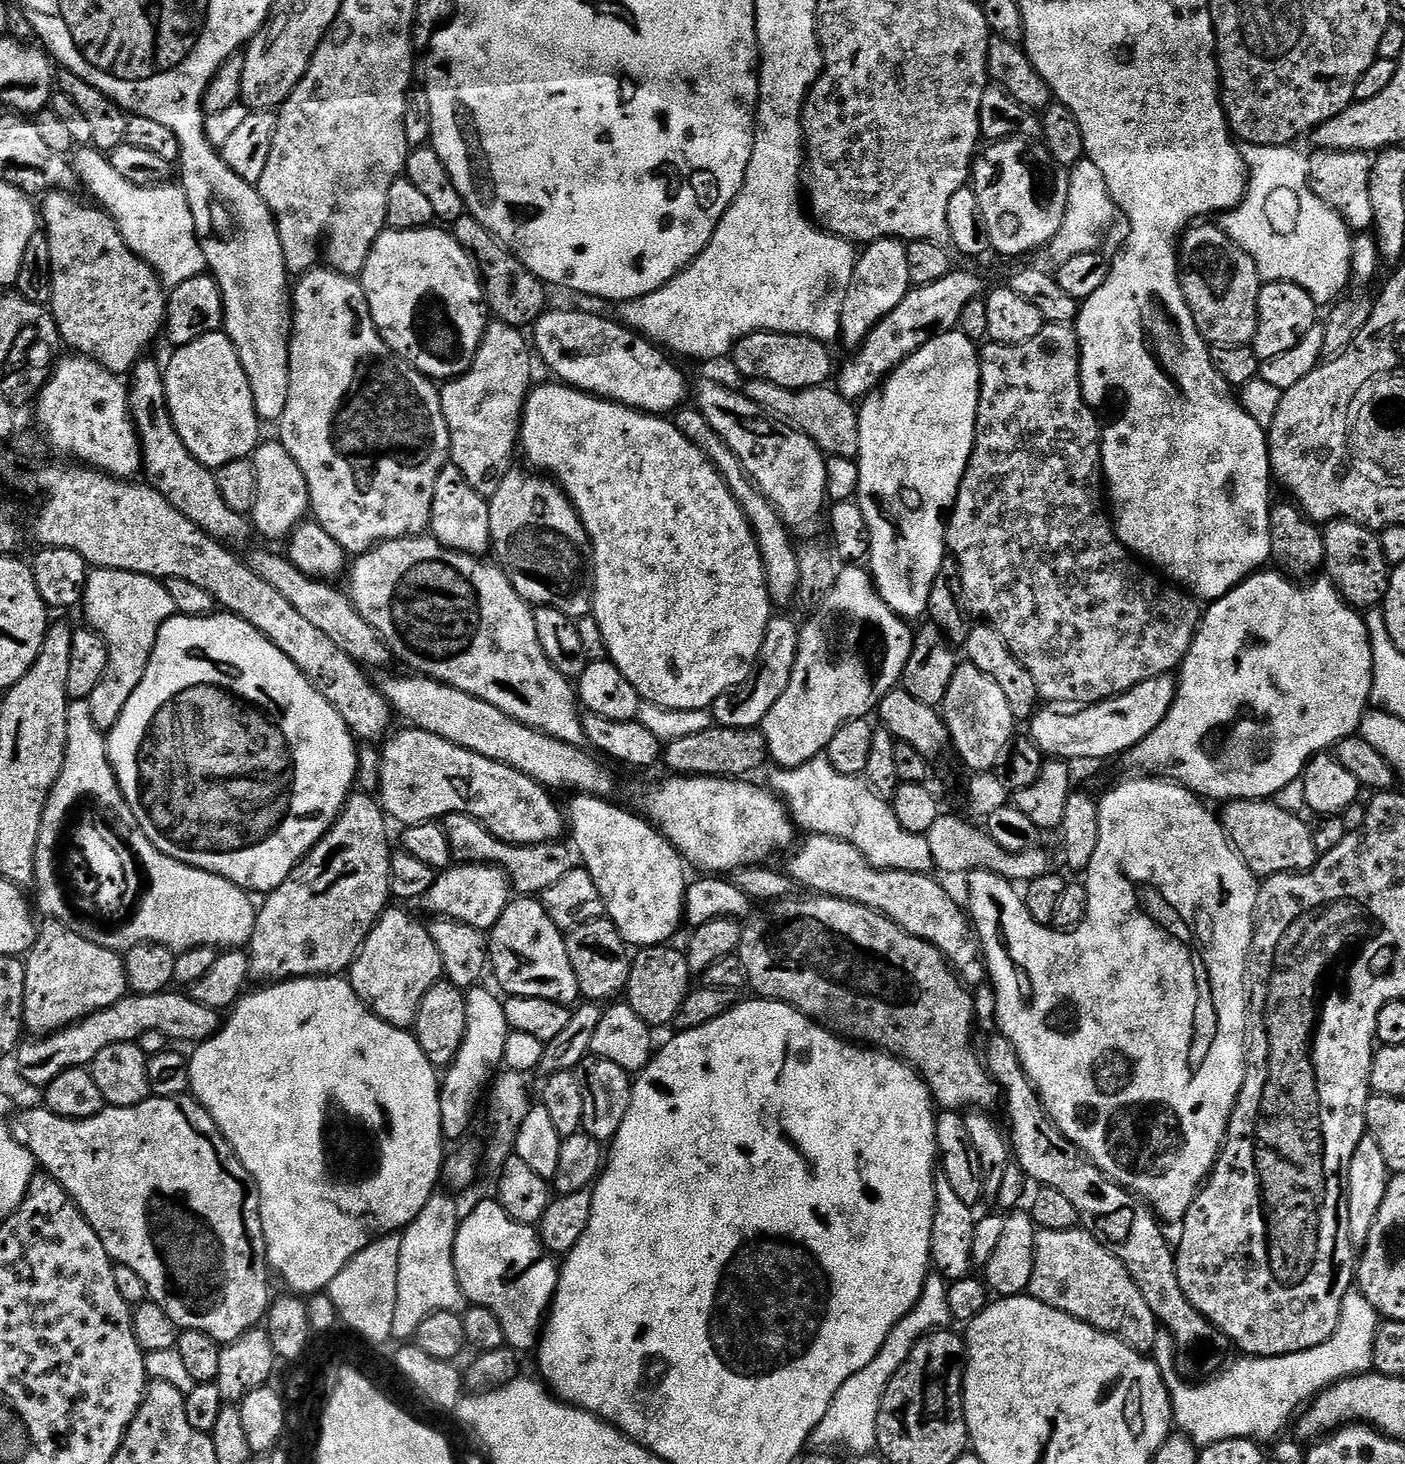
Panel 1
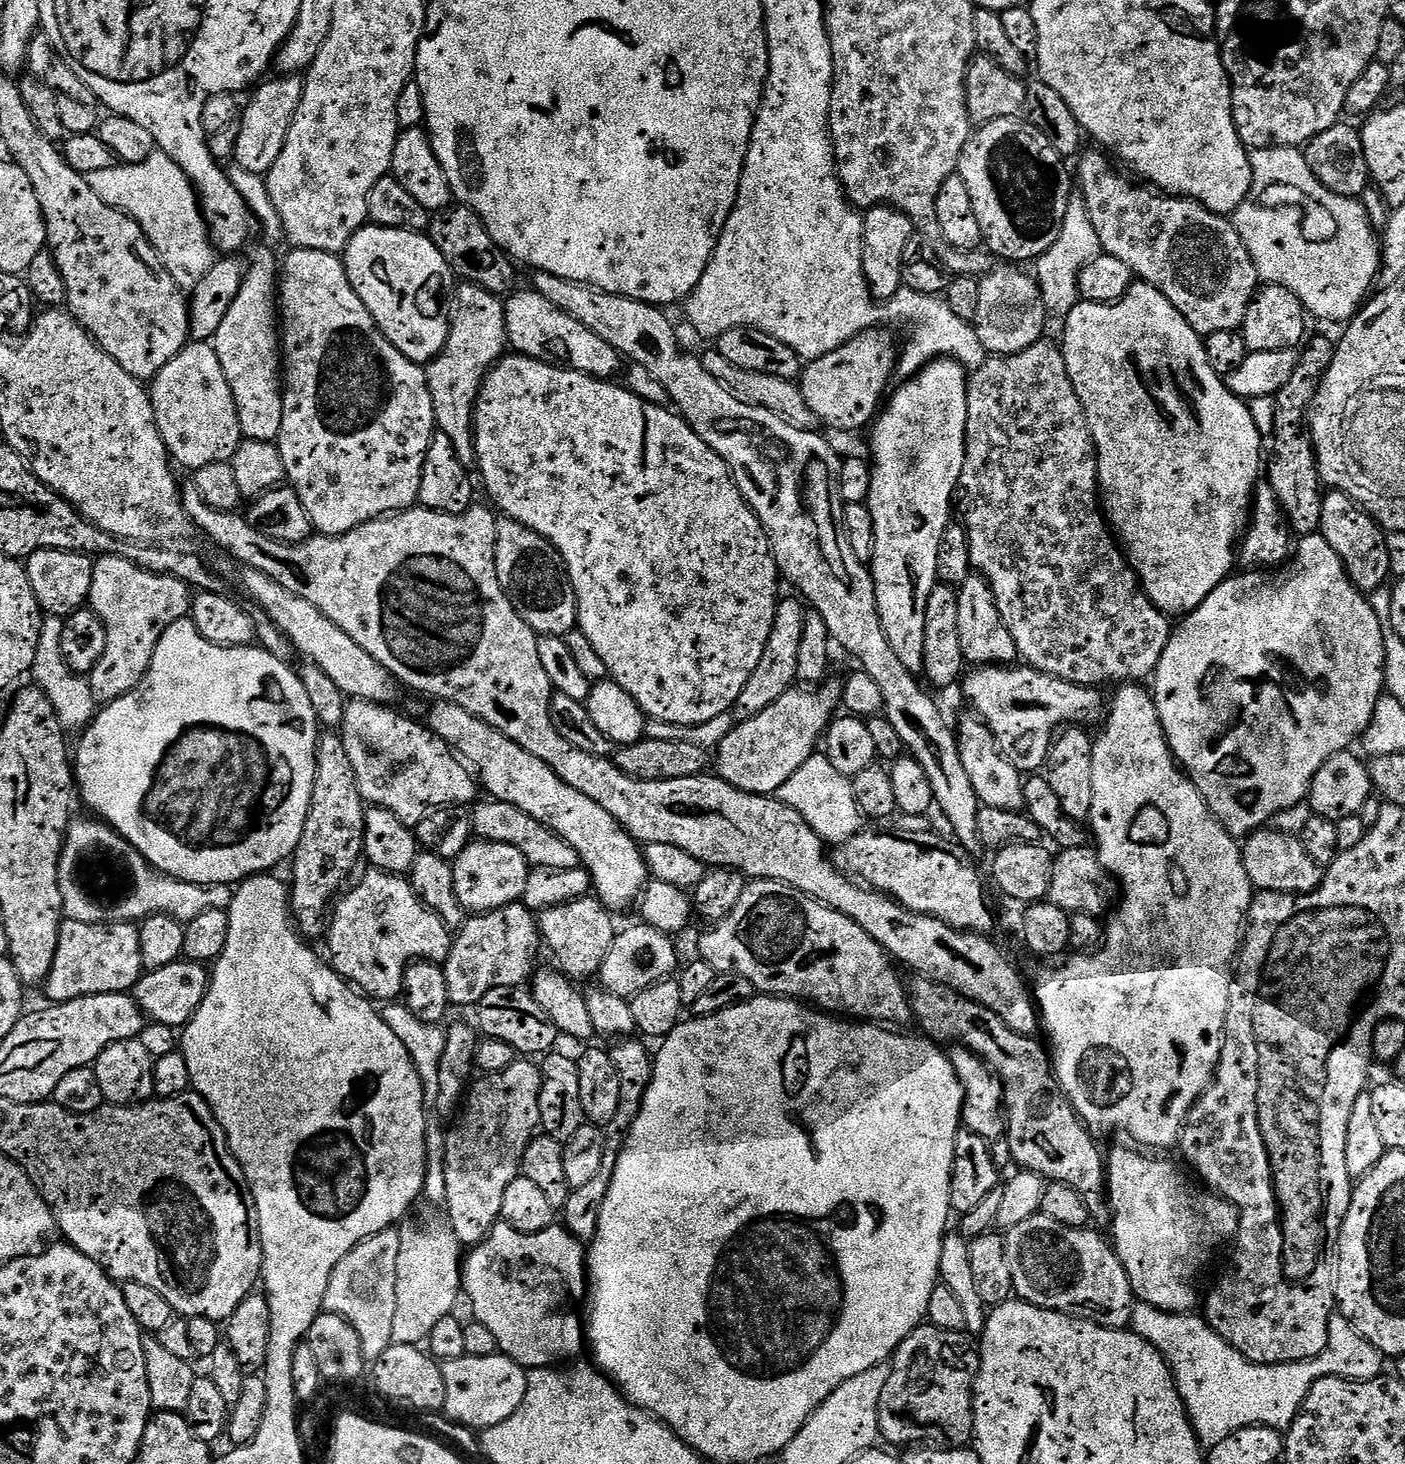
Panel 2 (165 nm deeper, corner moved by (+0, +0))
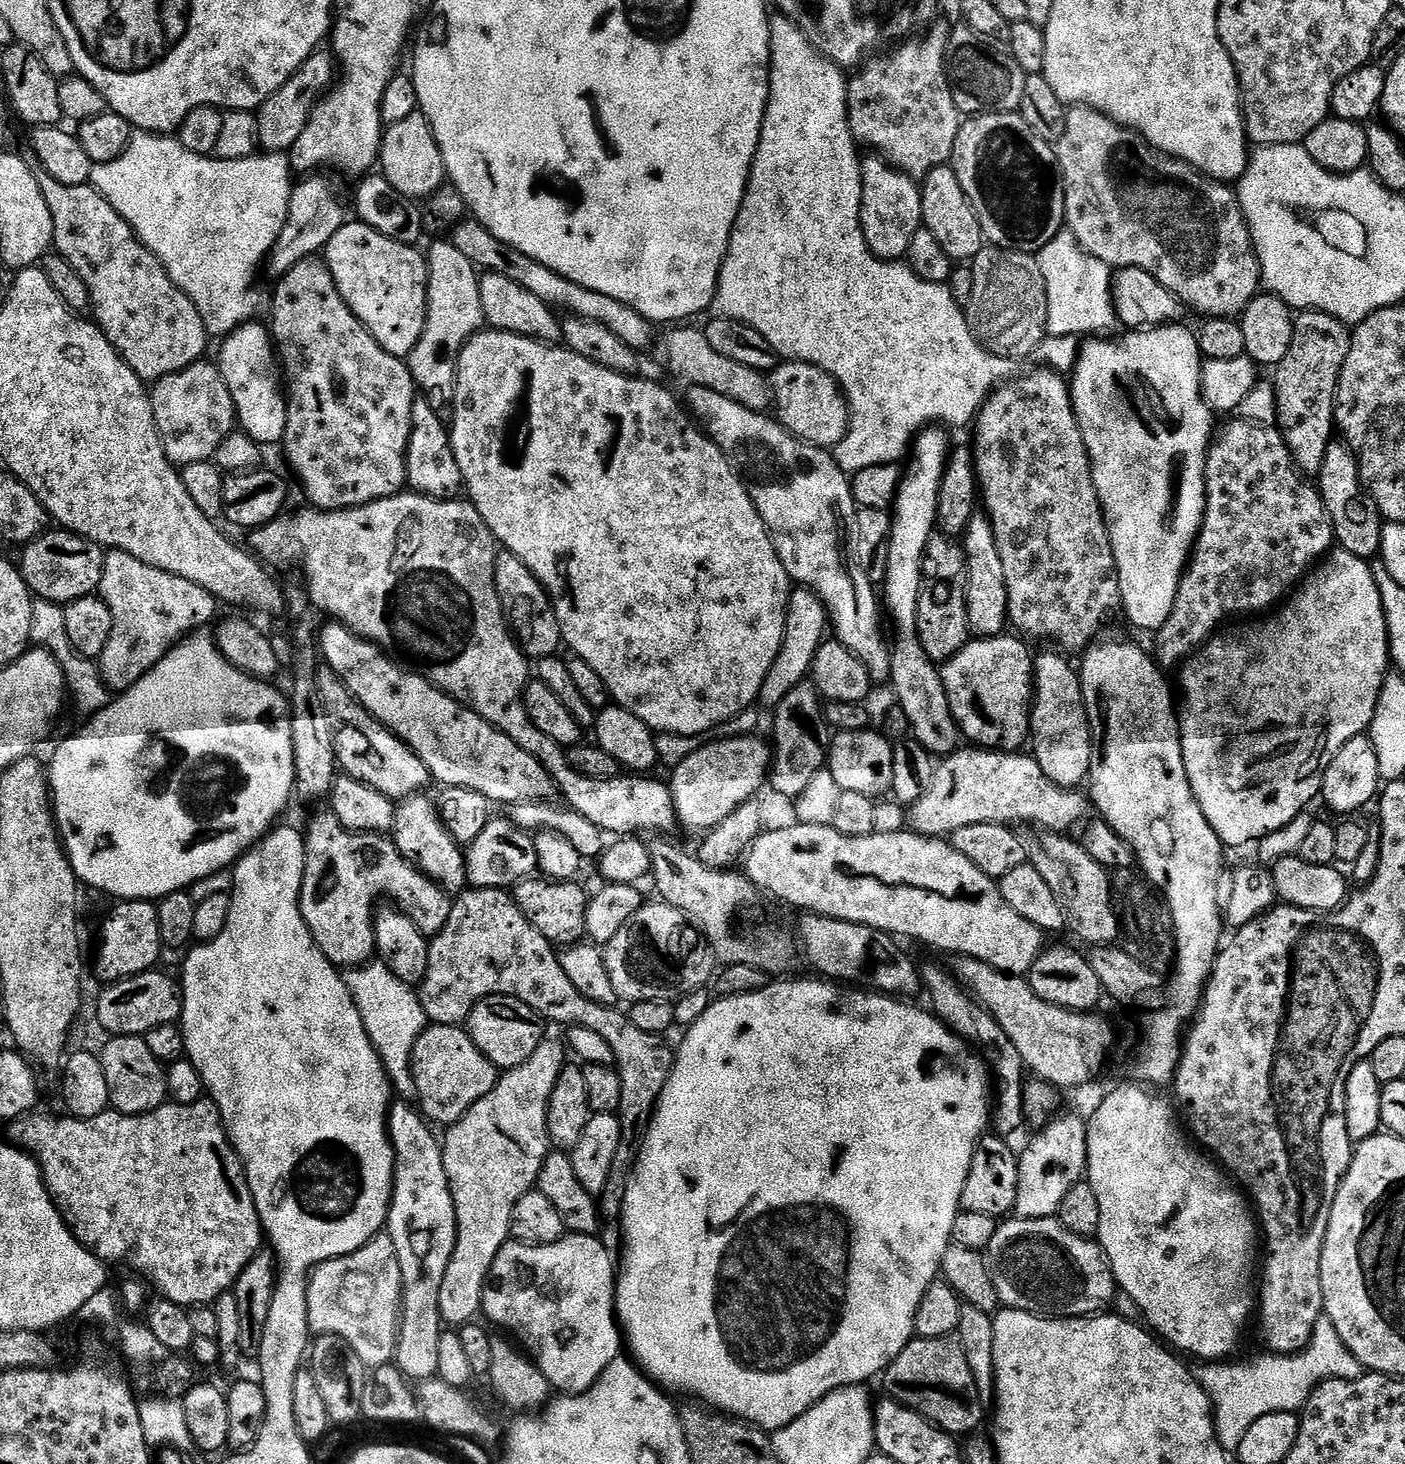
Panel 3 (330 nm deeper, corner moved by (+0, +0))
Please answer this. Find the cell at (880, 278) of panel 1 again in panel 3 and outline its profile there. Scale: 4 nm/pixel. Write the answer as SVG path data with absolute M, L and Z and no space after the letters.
M879 158L865 159L860 166L862 206L860 225L866 238L866 246L879 260L903 261L910 250L914 234L924 222L920 184L913 177L887 164Z

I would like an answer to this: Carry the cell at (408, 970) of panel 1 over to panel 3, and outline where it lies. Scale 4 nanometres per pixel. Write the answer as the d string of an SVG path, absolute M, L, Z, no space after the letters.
M331 810L320 812L306 827L304 838L304 877L300 890L300 913L322 950L322 954L337 969L359 968L376 956L376 939L372 929L372 918L378 901L376 896L389 896L391 903L405 912L431 938L440 932L450 918L453 897L438 887L426 874L422 874L398 850L396 841L379 832L348 832L340 825L338 818Z

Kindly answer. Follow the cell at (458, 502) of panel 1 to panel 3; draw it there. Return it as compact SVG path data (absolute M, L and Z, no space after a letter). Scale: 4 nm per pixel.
M417 398L412 403L412 433L408 438L408 450L404 458L404 470L407 476L406 484L413 492L428 496L432 500L450 500L459 497L464 479L458 470L458 464L452 454L451 437L445 421L430 406L430 402Z

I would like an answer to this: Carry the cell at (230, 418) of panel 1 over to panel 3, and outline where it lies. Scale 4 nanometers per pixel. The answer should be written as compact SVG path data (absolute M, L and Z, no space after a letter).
M201 362L186 366L186 370L178 370L169 376L155 381L151 385L152 409L154 410L154 422L164 444L166 458L172 464L183 466L211 461L216 455L218 446L237 427L236 411L234 410L234 398L230 398L230 390L226 390L226 382L222 378L219 367L215 363Z

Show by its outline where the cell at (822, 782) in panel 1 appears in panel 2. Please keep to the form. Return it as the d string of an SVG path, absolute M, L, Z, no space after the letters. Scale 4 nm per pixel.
M813 754L809 760L802 762L802 766L798 766L798 770L794 770L790 778L786 778L786 782L774 795L786 806L802 814L805 822L829 845L844 844L862 831L862 813L854 798L852 781L834 770L827 755Z

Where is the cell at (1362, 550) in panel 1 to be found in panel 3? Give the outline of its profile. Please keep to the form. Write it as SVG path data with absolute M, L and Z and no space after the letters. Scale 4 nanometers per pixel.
M1343 442L1329 444L1326 456L1322 458L1318 491L1332 523L1335 543L1360 560L1371 561L1380 550L1382 517L1370 499L1364 481L1360 478L1360 463L1356 460L1356 455L1348 449L1347 444Z

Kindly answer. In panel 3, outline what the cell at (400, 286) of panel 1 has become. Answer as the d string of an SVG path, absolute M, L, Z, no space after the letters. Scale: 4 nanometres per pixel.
M345 222L330 238L322 253L334 282L338 286L338 294L350 306L352 313L366 326L368 333L386 350L386 354L406 358L418 346L418 338L422 338L424 325L424 307L428 304L428 261L419 247L403 244L394 238L386 238L386 234L378 234L370 226L359 222Z

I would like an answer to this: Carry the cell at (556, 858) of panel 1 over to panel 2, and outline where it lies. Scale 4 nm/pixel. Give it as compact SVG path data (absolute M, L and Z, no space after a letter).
M480 798L471 805L470 811L472 831L479 839L506 842L506 846L514 846L532 868L574 870L581 867L578 850L574 850L574 846L570 846L570 842L563 840L557 832L550 830L542 822L538 822L538 818L530 818L530 814L526 814L526 810L518 810L518 806L507 804L501 800Z

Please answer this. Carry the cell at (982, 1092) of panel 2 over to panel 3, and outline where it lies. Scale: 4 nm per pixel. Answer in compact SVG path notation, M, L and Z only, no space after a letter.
M940 964L923 965L922 988L925 993L928 991L928 1000L932 1003L930 1008L936 1019L941 1020L952 1033L975 1049L979 1059L990 1069L994 1077L994 1107L990 1112L990 1124L995 1135L1012 1138L1012 1135L1026 1124L1024 1119L1026 1069L1022 1062L1022 1054L1018 1054L1014 1042L1010 1042L1010 1034L1006 1034L1006 1030L998 1026L992 1015L968 993L967 988L963 988L945 965L944 968Z

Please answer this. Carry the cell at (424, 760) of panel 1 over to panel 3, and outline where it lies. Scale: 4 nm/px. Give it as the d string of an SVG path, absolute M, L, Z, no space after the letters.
M320 666L316 669L316 685L320 691L320 698L324 703L324 709L328 712L328 719L334 725L332 734L332 745L336 751L336 763L339 771L345 776L352 776L358 782L378 790L378 794L386 794L394 802L405 800L407 796L420 794L424 788L430 784L430 777L426 766L419 758L408 749L407 744L403 744L395 734L384 724L379 724L369 712L348 692L348 688L334 674L332 668Z

